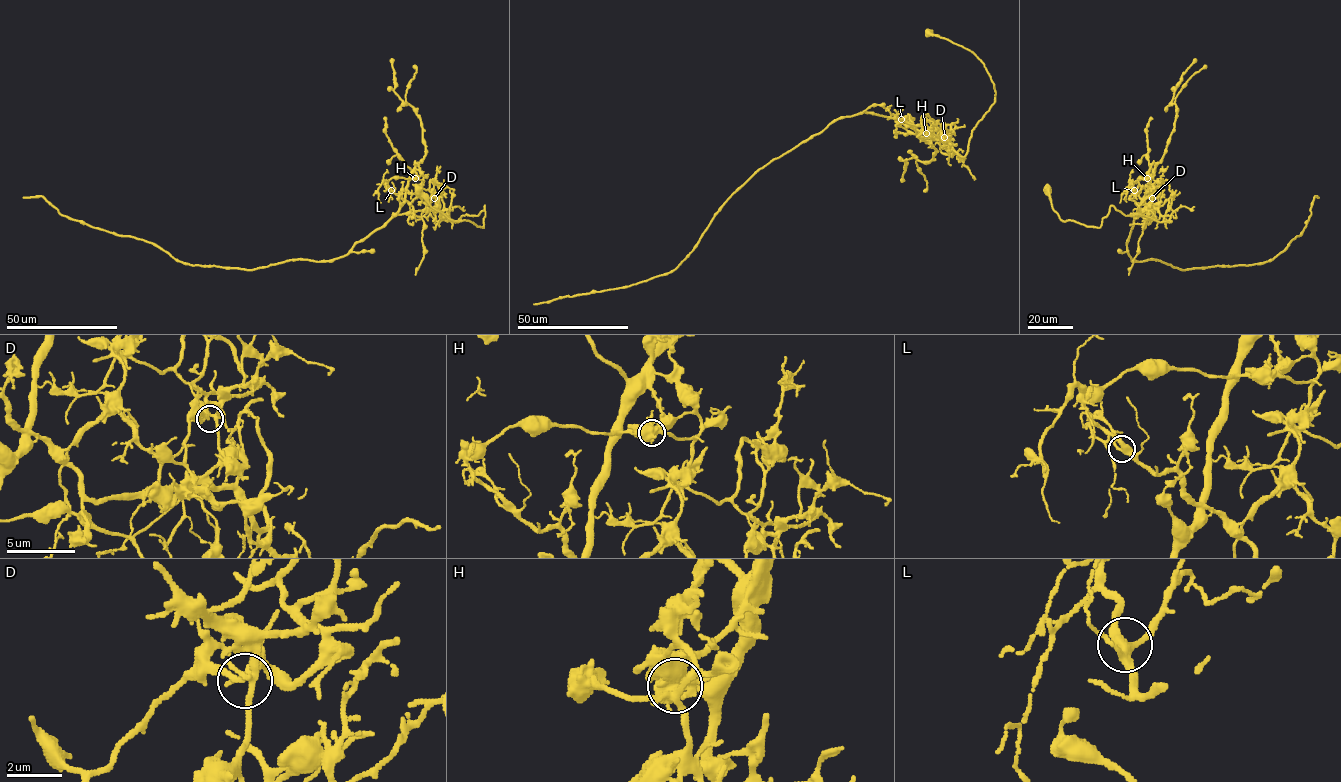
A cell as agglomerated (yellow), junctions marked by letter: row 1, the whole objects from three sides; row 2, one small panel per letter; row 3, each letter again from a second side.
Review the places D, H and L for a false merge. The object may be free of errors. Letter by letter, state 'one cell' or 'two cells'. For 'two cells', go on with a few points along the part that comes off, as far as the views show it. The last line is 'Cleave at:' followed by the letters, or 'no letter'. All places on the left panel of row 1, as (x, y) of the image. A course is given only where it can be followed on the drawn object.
D: one cell
H: two cells; course (415, 179), (437, 186), (446, 220), (484, 205), (483, 227), (447, 218), (416, 184)
L: one cell
Cleave at: H

